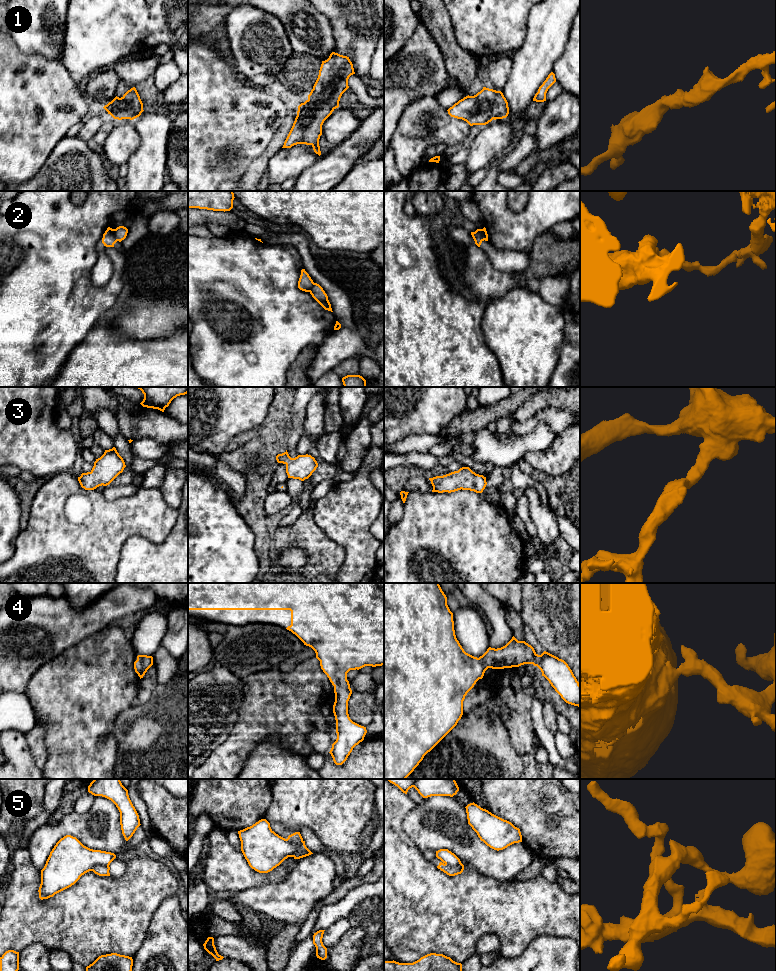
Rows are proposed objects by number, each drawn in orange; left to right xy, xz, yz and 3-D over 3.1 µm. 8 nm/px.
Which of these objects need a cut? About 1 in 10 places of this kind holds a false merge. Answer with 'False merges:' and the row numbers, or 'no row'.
False merges: 2, 5

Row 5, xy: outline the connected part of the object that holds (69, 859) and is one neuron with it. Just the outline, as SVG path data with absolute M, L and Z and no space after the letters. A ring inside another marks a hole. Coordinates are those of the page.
M64 836L56 843L41 870L39 898L43 900L53 897L74 885L94 867L109 866L115 858L114 853L90 849L76 837Z

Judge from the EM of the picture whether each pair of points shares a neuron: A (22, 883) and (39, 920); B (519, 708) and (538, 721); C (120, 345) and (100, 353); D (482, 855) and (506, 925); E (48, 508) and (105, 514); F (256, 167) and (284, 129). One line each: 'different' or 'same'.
A: same
B: different
C: same
D: different
E: same
F: same

